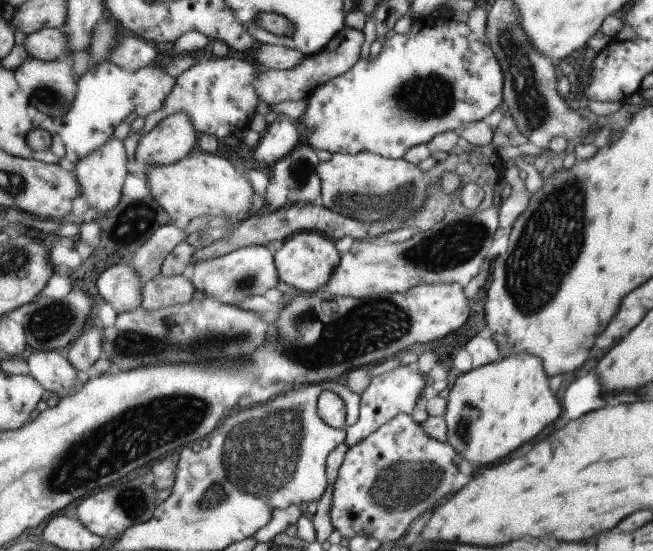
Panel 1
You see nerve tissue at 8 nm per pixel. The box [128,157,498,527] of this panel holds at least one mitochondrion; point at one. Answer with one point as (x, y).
(244, 473)

